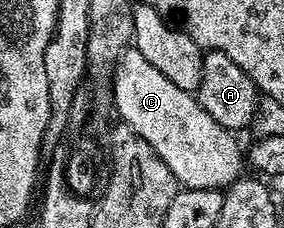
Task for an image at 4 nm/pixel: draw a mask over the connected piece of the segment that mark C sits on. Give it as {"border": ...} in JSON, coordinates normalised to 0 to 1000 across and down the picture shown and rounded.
{"border":[[[451,206],[419,250],[398,303],[401,338],[405,478],[419,491],[415,526],[468,575],[482,575],[482,592],[496,592],[511,627],[525,627],[525,645],[539,645],[553,680],[567,680],[581,732],[609,750],[641,825],[785,838],[842,789],[863,741],[863,671],[852,649],[842,658],[842,636],[827,623],[831,588],[778,557],[778,539],[764,539],[764,522],[750,522],[750,504],[736,504],[736,487],[708,469],[687,408],[637,399],[623,364],[581,346],[581,329],[567,329],[567,311],[553,311],[553,294],[539,294],[539,276],[525,276],[525,259],[511,259],[511,241],[496,241],[496,224],[482,224],[472,206]]]}

